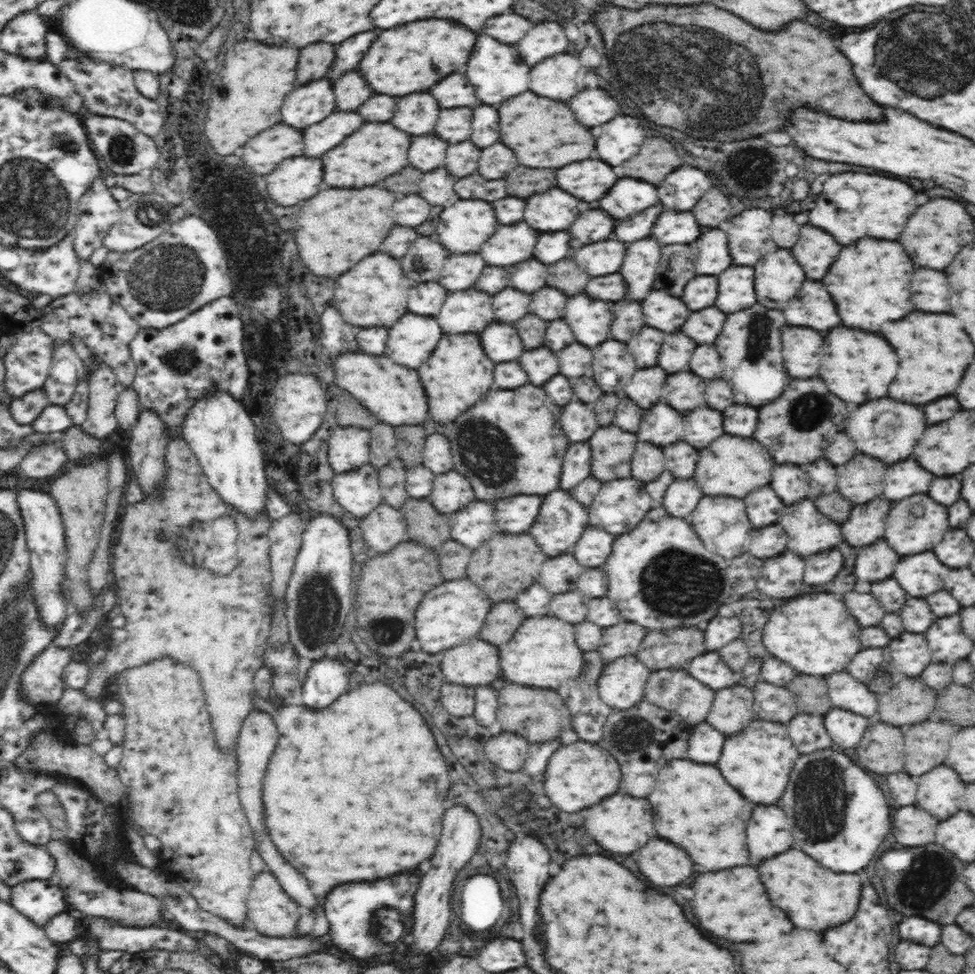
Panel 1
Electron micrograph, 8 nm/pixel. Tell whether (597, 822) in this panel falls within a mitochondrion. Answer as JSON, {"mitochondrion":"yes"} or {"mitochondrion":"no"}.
{"mitochondrion":"no"}

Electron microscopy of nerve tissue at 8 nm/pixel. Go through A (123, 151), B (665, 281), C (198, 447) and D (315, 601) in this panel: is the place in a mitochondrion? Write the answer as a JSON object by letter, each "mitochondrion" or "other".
{"A":"mitochondrion","B":"other","C":"other","D":"mitochondrion"}

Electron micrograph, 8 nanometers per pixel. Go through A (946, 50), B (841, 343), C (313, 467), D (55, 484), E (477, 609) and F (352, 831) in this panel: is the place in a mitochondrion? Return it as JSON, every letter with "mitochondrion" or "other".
{"A":"mitochondrion","B":"other","C":"other","D":"other","E":"other","F":"other"}

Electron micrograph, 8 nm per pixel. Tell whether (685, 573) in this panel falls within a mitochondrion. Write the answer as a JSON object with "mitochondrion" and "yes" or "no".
{"mitochondrion":"yes"}

